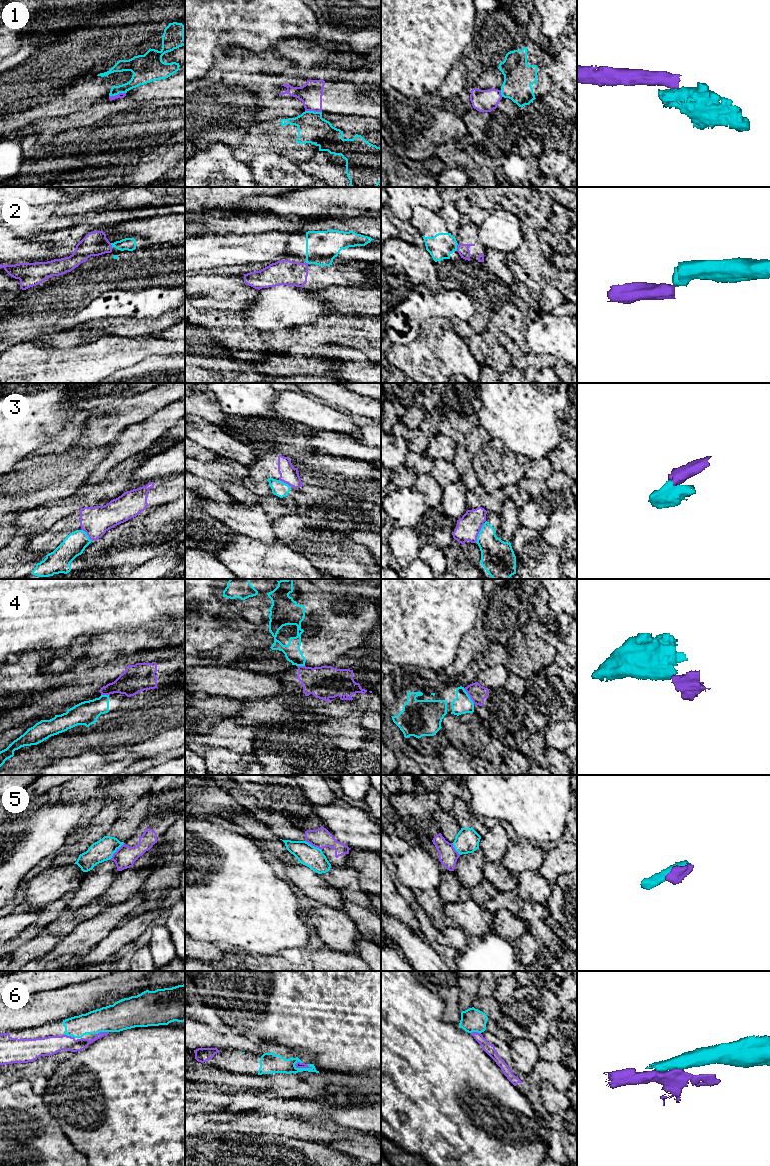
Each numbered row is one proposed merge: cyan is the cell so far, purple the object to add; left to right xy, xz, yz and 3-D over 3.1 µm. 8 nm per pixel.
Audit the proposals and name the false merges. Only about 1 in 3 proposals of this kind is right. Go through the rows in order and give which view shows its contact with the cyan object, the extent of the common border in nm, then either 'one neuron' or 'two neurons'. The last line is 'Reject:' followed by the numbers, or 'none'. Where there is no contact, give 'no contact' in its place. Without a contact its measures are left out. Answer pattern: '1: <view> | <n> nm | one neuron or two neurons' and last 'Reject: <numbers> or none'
1: xy | 140 nm | two neurons
2: yz | 60 nm | two neurons
3: yz | 180 nm | two neurons
4: yz | 160 nm | two neurons
5: xy | 180 nm | two neurons
6: xz | 150 nm | one neuron
Reject: 1, 2, 3, 4, 5

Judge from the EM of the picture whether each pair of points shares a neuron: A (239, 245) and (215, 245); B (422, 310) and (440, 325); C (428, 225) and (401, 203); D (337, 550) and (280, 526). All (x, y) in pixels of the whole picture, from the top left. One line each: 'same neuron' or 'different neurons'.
A: same neuron
B: different neurons
C: different neurons
D: same neuron

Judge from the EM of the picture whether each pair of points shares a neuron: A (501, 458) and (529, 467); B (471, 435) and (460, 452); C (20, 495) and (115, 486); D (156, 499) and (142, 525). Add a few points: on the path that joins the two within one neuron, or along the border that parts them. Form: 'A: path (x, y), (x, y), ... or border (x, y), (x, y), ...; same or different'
A: border (516, 455), (516, 459), (522, 466), (525, 475); different
B: border (456, 444), (464, 447), (473, 456); different
C: border (84, 484), (74, 494), (63, 500); different
D: border (173, 500), (152, 507), (139, 515); different

